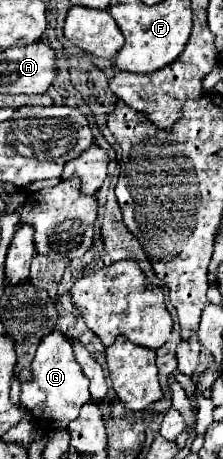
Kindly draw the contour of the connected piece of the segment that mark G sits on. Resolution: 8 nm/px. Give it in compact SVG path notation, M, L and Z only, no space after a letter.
M53 331L41 339L31 361L31 375L33 379L21 385L21 405L27 407L29 413L49 429L67 427L79 417L79 409L91 399L89 379L85 379L79 363L73 357L71 341L61 331Z

